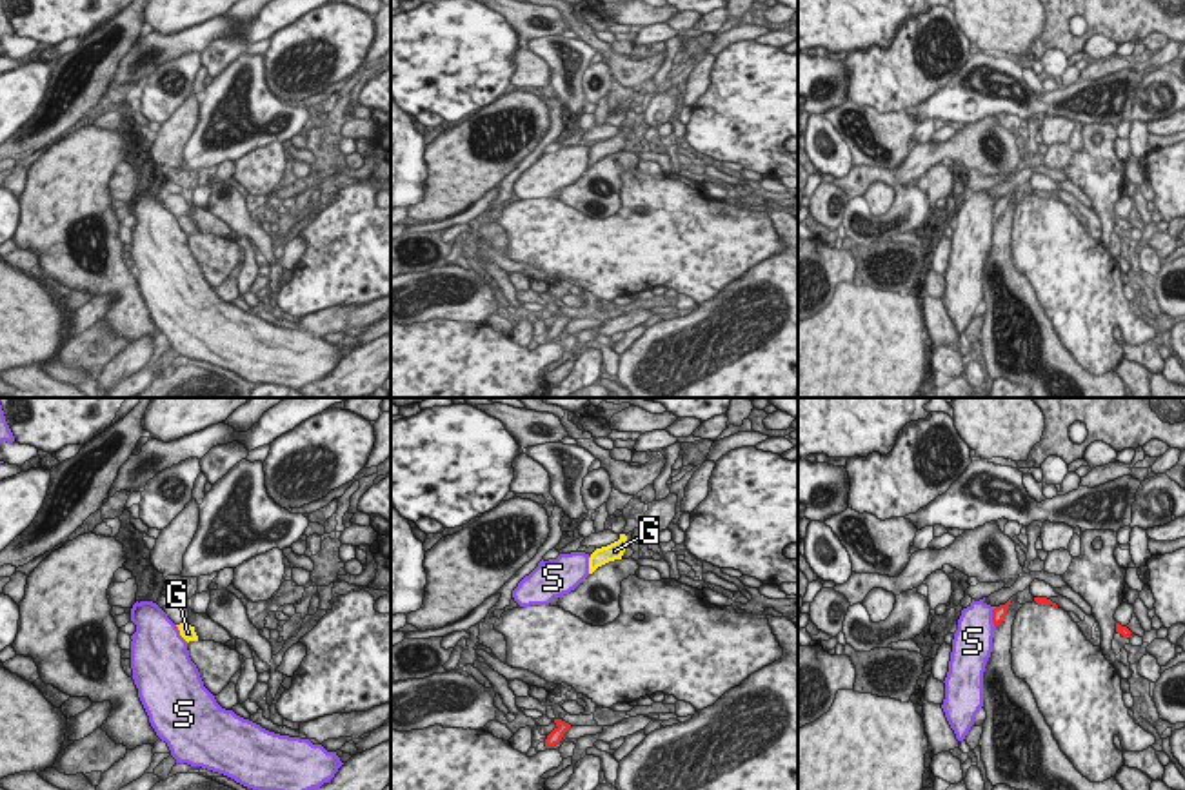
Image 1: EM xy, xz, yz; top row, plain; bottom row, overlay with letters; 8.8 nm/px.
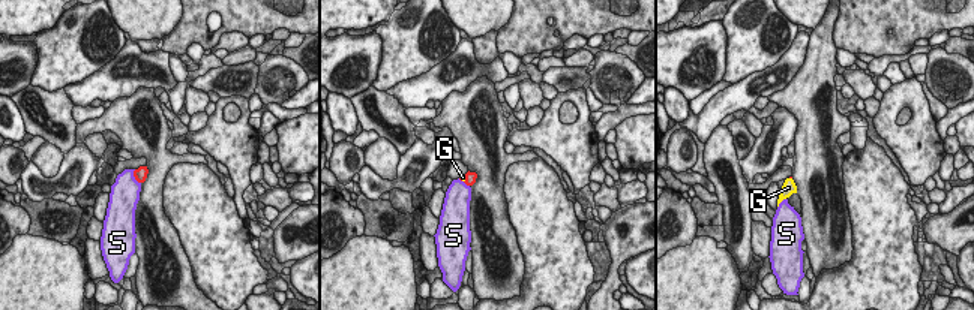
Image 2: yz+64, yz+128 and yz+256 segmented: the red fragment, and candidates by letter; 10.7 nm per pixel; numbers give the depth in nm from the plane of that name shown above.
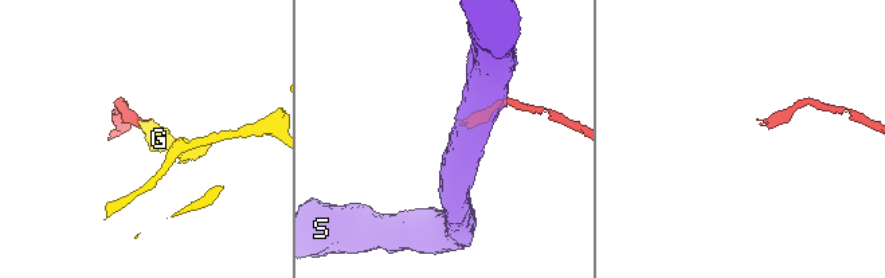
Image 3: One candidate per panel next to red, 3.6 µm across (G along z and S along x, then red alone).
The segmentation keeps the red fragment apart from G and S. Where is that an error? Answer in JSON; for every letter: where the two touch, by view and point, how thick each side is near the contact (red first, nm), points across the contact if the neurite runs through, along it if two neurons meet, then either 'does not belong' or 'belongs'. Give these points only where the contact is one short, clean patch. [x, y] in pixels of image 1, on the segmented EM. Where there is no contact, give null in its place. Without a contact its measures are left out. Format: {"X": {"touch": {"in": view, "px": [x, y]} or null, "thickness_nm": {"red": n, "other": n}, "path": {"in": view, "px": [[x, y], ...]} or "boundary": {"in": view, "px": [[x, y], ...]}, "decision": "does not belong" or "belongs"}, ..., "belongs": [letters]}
{"G": {"touch": null, "decision": "belongs"}, "S": {"touch": {"in": "yz", "px": [993, 618]}, "thickness_nm": {"red": 120, "other": 320}, "decision": "does not belong"}, "belongs": ["G"]}

